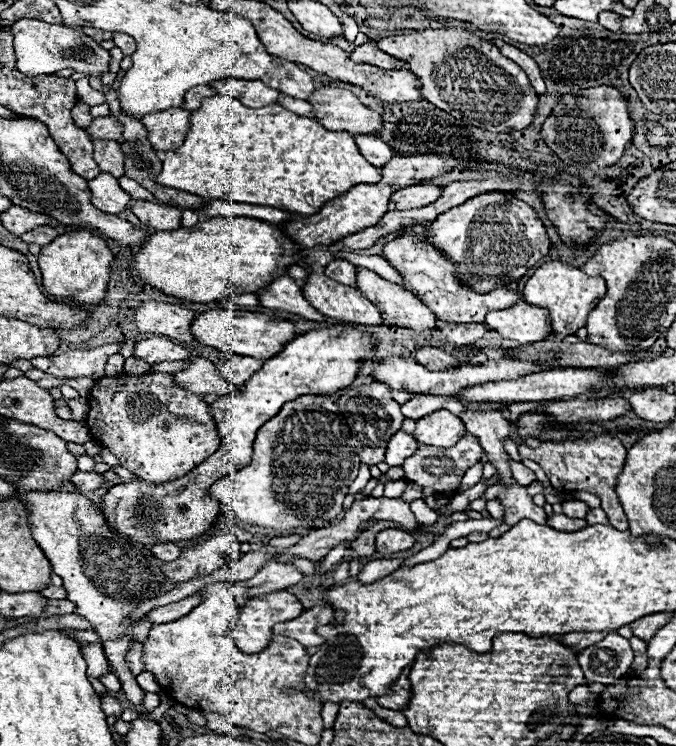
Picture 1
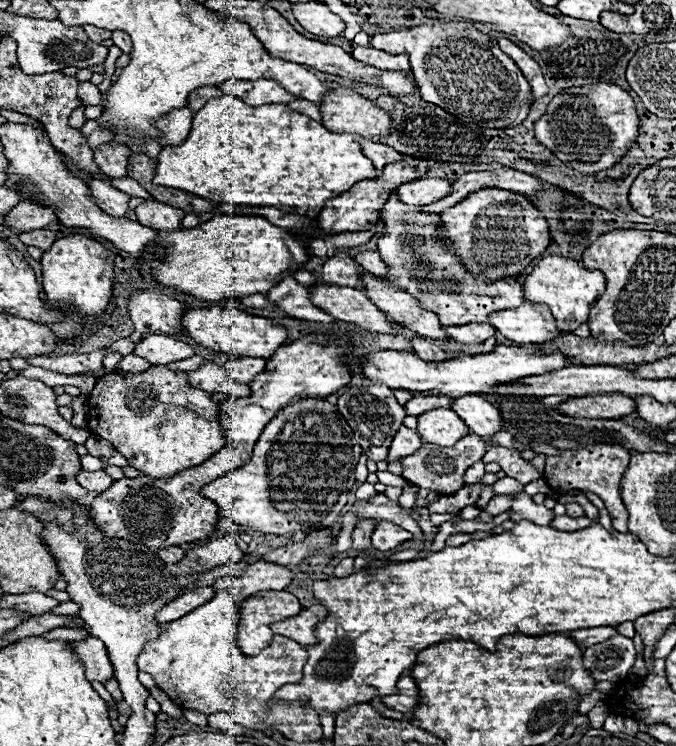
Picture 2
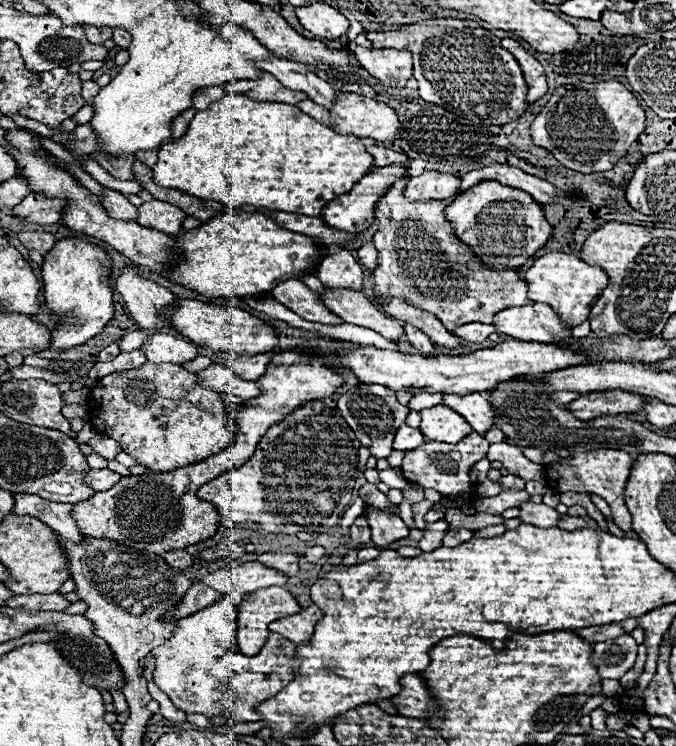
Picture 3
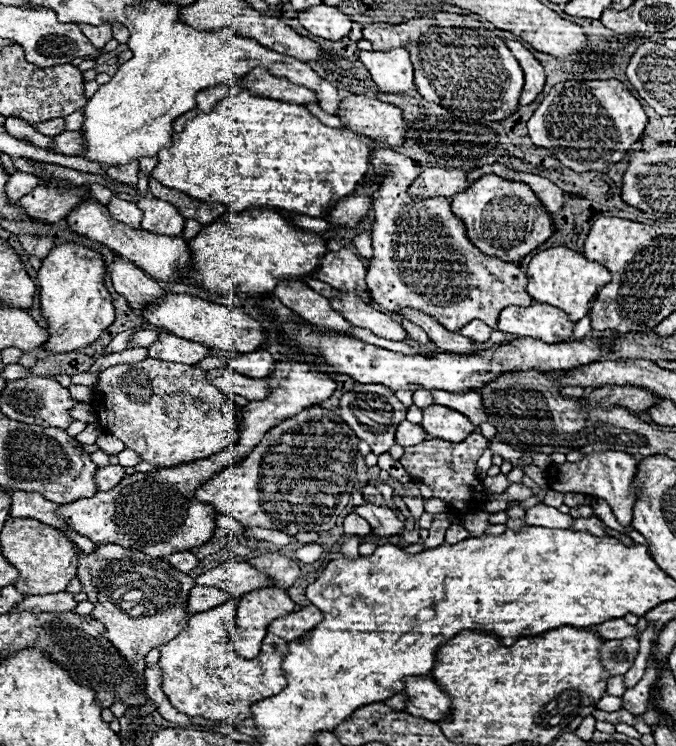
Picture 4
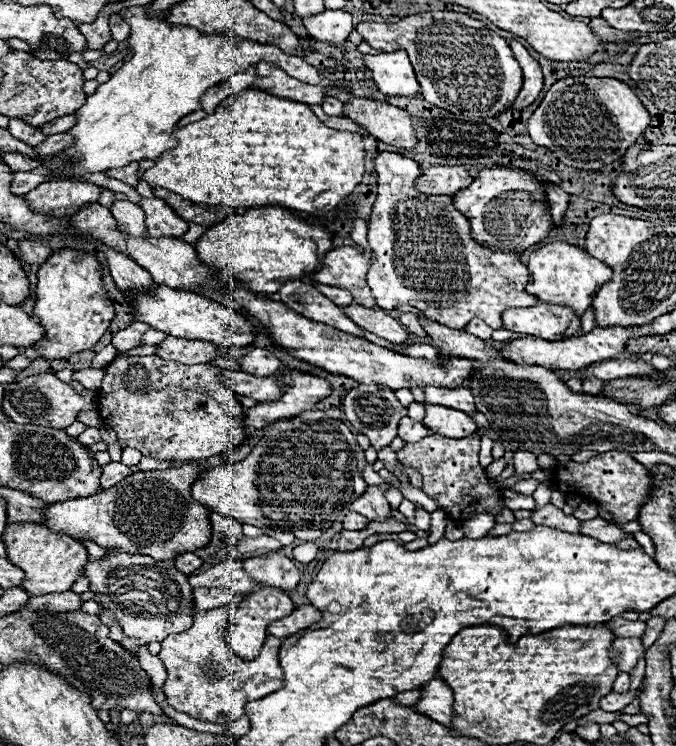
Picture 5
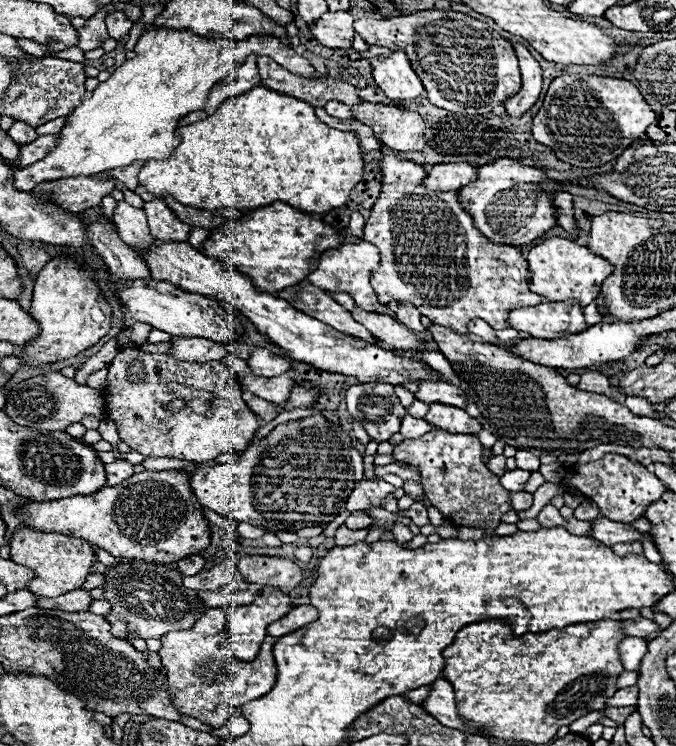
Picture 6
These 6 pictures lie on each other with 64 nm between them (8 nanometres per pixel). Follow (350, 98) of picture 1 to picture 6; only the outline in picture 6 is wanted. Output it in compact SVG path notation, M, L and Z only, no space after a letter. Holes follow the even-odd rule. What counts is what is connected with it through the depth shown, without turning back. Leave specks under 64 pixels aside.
M360 102L352 108L356 120L370 126L378 140L396 152L422 152L426 146L426 124L420 114L398 106Z

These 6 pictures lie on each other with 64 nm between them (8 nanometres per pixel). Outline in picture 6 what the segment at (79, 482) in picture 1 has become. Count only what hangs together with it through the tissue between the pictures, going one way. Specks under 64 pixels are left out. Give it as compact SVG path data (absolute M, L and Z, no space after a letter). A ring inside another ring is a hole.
M116 460L106 464L106 476L108 476L108 486L116 486L116 482L124 482L134 474L134 466L126 460Z

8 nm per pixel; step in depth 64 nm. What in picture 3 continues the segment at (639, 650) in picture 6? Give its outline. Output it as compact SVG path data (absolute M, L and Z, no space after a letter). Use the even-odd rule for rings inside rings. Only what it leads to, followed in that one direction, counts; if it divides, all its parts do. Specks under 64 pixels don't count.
M620 636L612 642L598 642L594 644L594 656L592 660L596 666L600 666L602 678L622 678L636 660L636 640L632 636Z

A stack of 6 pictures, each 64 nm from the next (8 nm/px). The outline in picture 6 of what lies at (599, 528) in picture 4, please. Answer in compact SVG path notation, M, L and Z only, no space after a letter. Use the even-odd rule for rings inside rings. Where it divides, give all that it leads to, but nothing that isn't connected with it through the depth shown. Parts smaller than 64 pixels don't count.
M596 518L592 522L590 534L596 540L600 540L604 546L614 546L614 544L620 544L620 542L640 542L642 536L644 536L642 532L638 532L630 524L612 522L608 518Z

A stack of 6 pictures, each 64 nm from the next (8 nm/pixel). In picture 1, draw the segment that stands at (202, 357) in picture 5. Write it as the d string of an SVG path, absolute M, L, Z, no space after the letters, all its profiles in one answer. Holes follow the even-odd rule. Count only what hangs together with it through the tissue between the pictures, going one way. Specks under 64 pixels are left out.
M152 336L148 340L140 340L134 346L134 356L146 360L148 364L158 364L158 362L174 362L174 360L188 360L190 352L174 344L166 336Z

